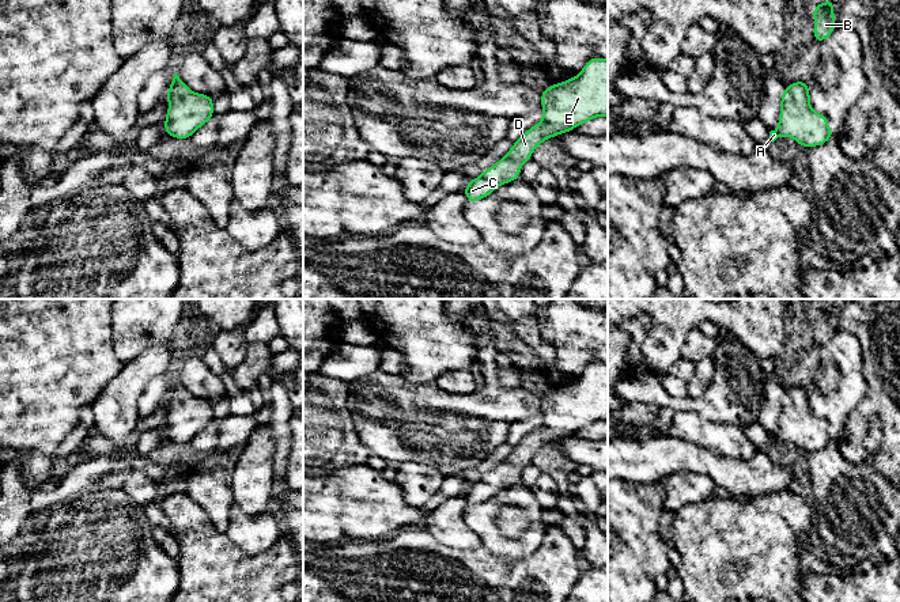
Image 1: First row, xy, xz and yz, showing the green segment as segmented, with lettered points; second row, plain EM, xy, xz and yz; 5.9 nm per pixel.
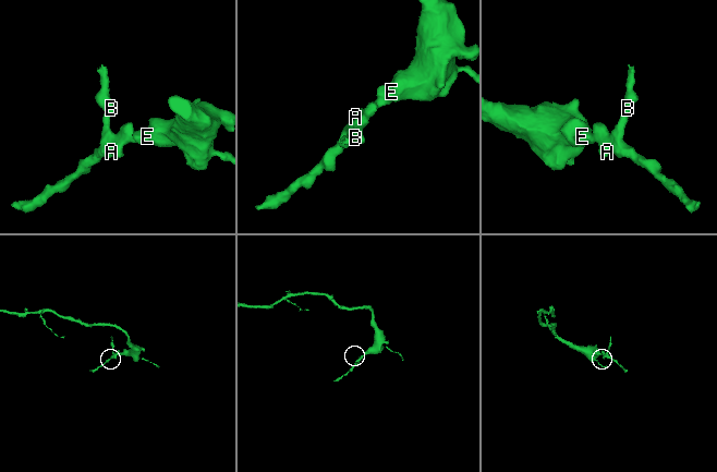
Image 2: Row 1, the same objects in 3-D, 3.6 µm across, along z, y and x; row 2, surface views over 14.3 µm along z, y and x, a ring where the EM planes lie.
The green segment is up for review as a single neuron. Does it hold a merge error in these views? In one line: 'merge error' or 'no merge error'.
no merge error

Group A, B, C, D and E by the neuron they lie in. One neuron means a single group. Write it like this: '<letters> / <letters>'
A B C D E

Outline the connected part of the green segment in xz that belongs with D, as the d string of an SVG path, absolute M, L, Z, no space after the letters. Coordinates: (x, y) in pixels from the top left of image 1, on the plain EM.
M593 361L583 370L578 380L547 391L541 397L541 409L542 424L513 447L500 465L468 486L464 497L469 507L489 501L498 491L519 484L523 467L532 463L533 455L545 444L572 436L574 432L595 421L608 421L608 363Z

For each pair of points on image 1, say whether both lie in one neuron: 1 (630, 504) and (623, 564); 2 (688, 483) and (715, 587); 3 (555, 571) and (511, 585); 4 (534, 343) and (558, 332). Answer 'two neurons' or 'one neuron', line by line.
1: one neuron
2: two neurons
3: one neuron
4: two neurons

